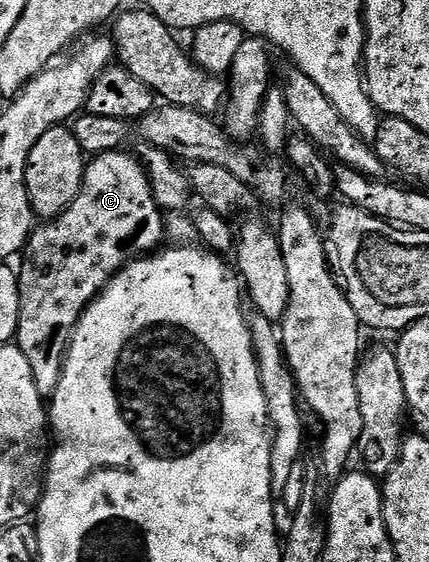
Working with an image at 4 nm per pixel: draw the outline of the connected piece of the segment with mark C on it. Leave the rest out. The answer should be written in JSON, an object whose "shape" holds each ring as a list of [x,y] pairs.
{"shape":[[[121,150],[93,156],[87,162],[76,201],[68,205],[63,215],[43,222],[24,248],[26,268],[21,268],[19,278],[20,315],[16,345],[28,357],[34,380],[43,393],[53,393],[57,389],[71,338],[86,308],[127,263],[157,252],[163,246],[163,208],[156,201],[146,168],[133,154],[126,154]]]}

